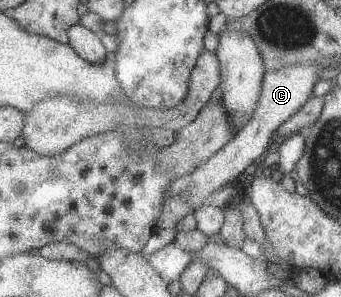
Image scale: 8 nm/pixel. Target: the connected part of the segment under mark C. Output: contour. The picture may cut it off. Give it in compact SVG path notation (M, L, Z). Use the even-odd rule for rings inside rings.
M291 66L291 68L281 68L277 72L263 72L259 98L255 102L251 118L222 148L219 148L204 164L197 166L189 174L191 184L185 192L181 192L181 199L193 209L199 206L200 202L205 200L211 192L243 177L245 168L260 161L265 154L266 146L271 142L279 124L295 114L312 96L312 92L318 92L319 70L321 66Z

